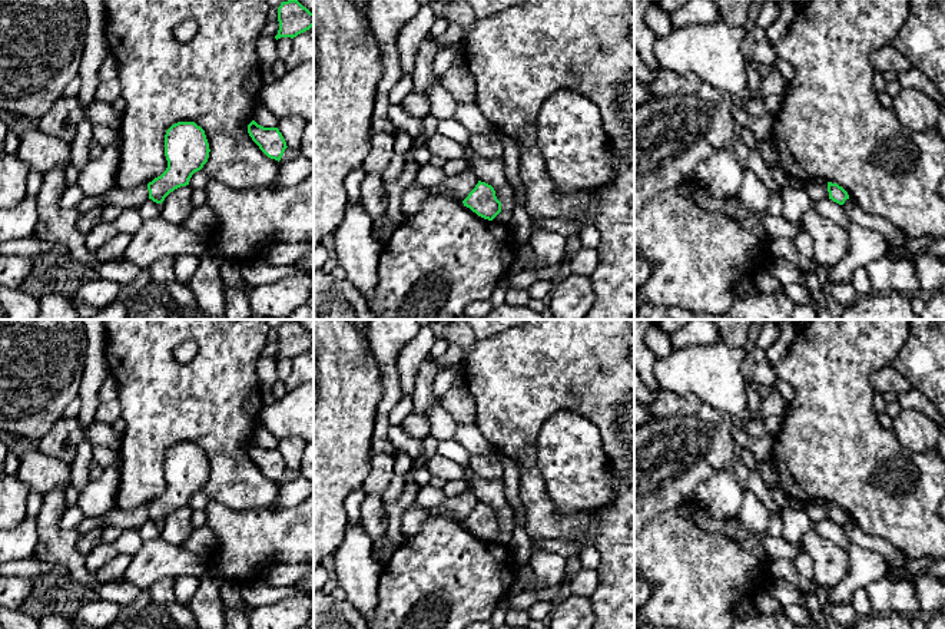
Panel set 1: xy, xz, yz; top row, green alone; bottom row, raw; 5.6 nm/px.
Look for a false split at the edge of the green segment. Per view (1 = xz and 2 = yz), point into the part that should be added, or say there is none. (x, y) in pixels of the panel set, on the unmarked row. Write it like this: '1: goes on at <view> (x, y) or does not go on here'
1: does not go on here
2: does not go on here

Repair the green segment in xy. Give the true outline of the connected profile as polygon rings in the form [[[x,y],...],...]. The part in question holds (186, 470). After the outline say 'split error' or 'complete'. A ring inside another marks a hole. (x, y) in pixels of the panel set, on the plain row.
[[[178,443],[165,456],[166,491],[147,504],[149,520],[162,524],[180,507],[189,506],[192,496],[203,489],[209,479],[205,451],[195,443]]]; complete

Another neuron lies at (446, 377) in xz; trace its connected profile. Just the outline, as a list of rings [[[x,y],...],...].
[[[454,364],[450,365],[441,371],[438,371],[434,384],[432,384],[432,391],[435,395],[441,397],[451,385],[454,381],[461,378],[461,365]]]

